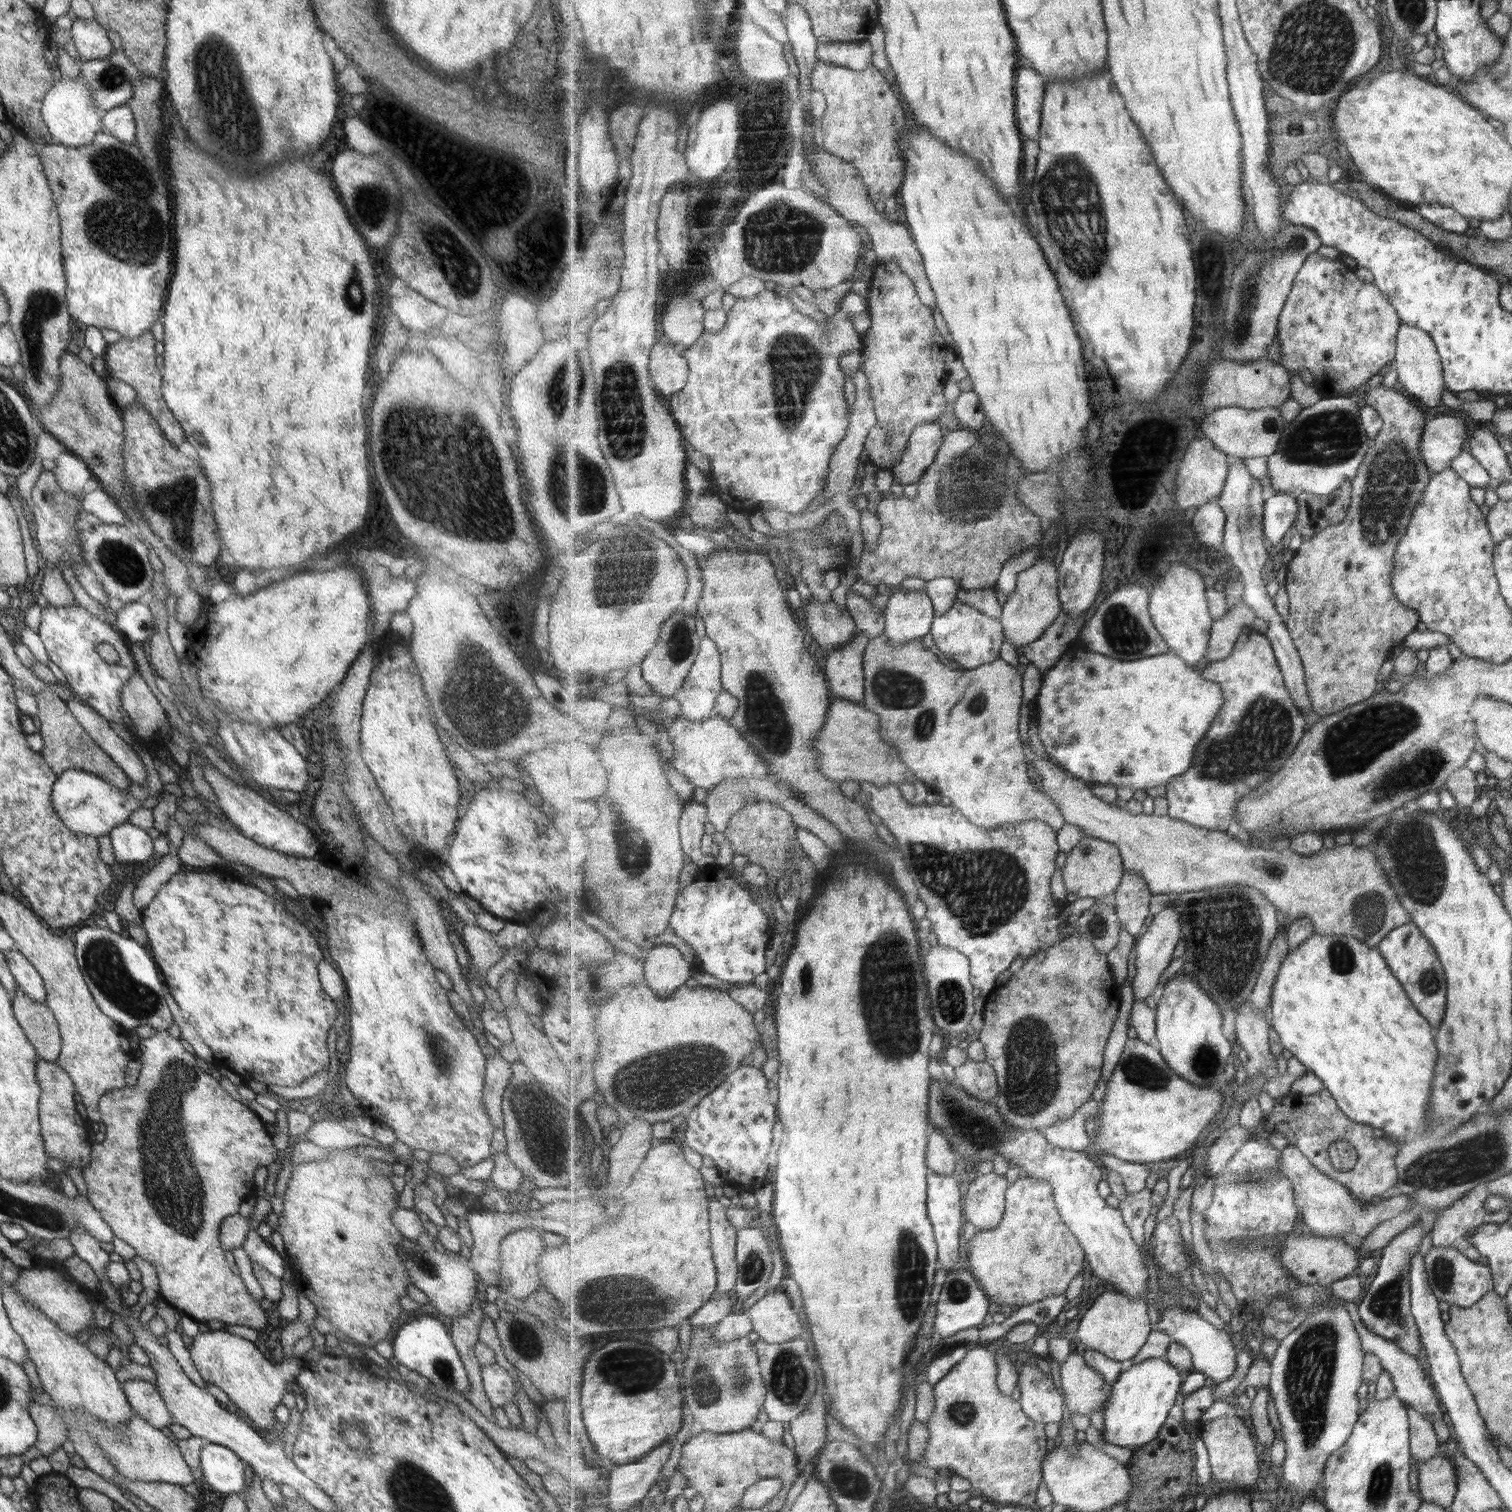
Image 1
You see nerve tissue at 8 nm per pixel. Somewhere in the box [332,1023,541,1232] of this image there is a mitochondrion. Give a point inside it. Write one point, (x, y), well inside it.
(438, 1050)

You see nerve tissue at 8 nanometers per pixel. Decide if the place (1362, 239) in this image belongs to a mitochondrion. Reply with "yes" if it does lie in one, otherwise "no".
no

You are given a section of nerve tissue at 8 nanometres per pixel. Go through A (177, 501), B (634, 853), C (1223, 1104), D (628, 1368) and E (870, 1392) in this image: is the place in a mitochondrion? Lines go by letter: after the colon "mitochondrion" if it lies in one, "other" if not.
A: mitochondrion
B: mitochondrion
C: other
D: mitochondrion
E: other

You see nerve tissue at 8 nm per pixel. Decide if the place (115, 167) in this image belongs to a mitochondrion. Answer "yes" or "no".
yes

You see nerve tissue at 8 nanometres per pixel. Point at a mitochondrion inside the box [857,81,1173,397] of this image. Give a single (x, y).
(1068, 192)

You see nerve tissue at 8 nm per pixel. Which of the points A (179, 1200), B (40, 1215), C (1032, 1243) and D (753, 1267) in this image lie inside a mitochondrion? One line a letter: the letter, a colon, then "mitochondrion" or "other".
A: mitochondrion
B: mitochondrion
C: mitochondrion
D: mitochondrion

